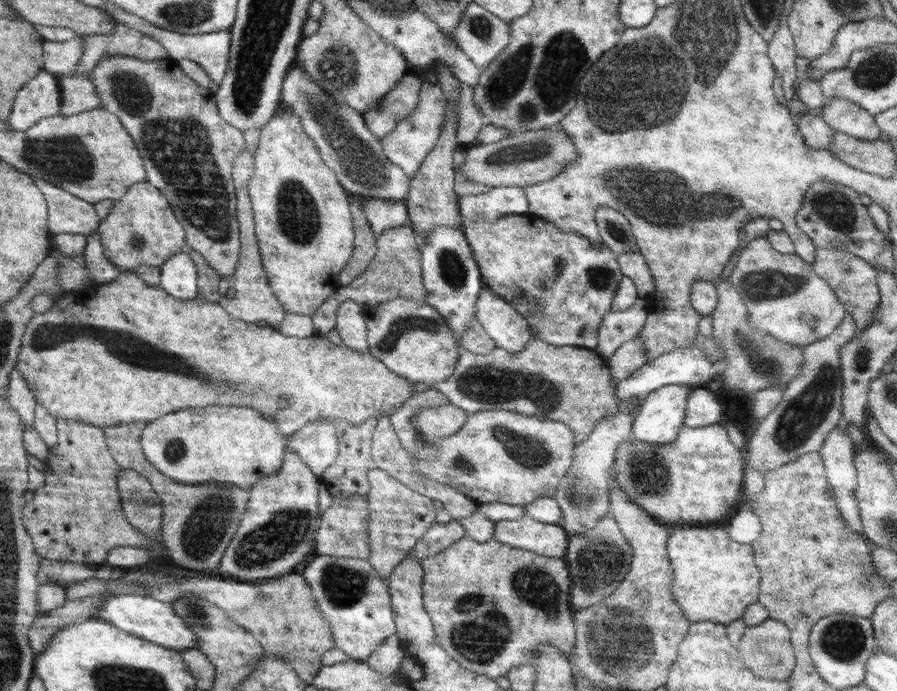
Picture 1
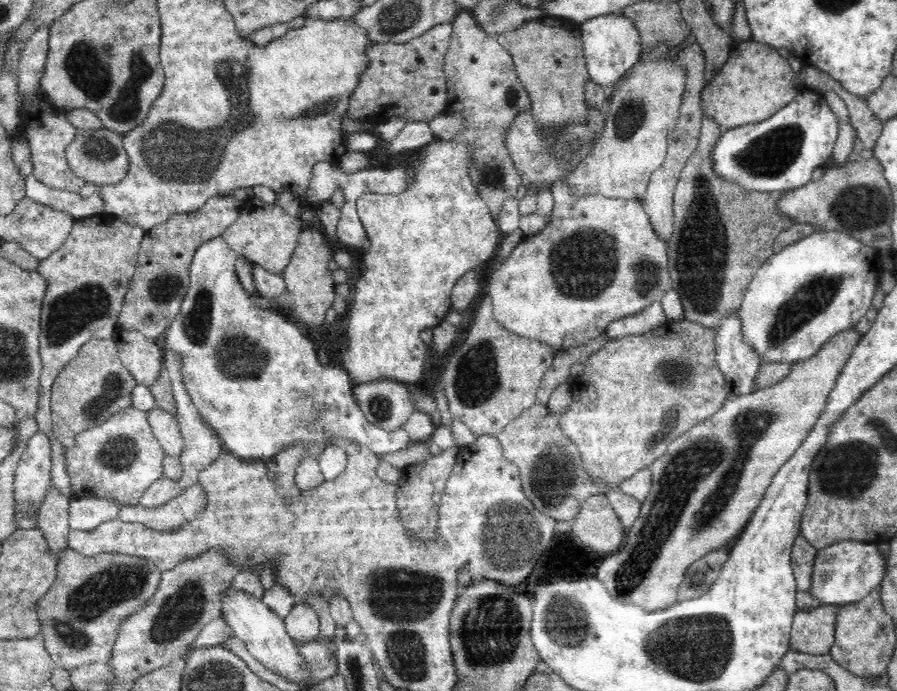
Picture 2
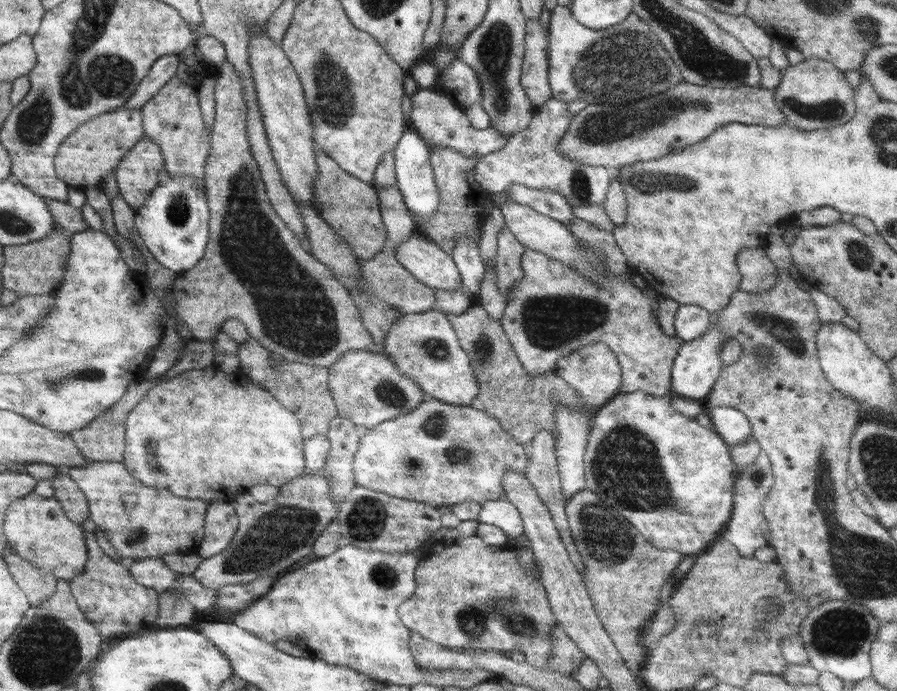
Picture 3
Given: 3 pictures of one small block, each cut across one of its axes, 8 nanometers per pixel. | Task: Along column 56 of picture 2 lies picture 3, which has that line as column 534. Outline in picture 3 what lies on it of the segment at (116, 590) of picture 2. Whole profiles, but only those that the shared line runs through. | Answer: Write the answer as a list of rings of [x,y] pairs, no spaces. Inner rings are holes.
[[[477,534],[455,539],[450,544],[437,540],[419,560],[415,581],[413,595],[398,607],[400,620],[410,631],[418,632],[424,639],[452,651],[497,650],[508,654],[518,649],[524,653],[525,662],[537,669],[548,662],[552,653],[550,631],[557,623],[543,584],[520,564],[511,545],[492,546]]]

